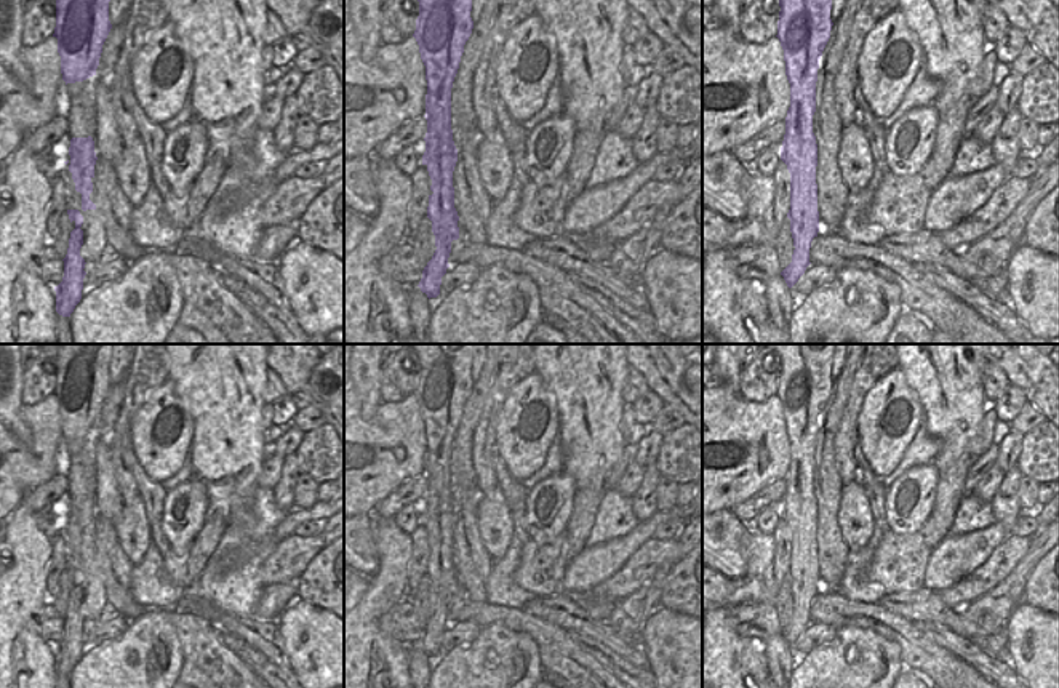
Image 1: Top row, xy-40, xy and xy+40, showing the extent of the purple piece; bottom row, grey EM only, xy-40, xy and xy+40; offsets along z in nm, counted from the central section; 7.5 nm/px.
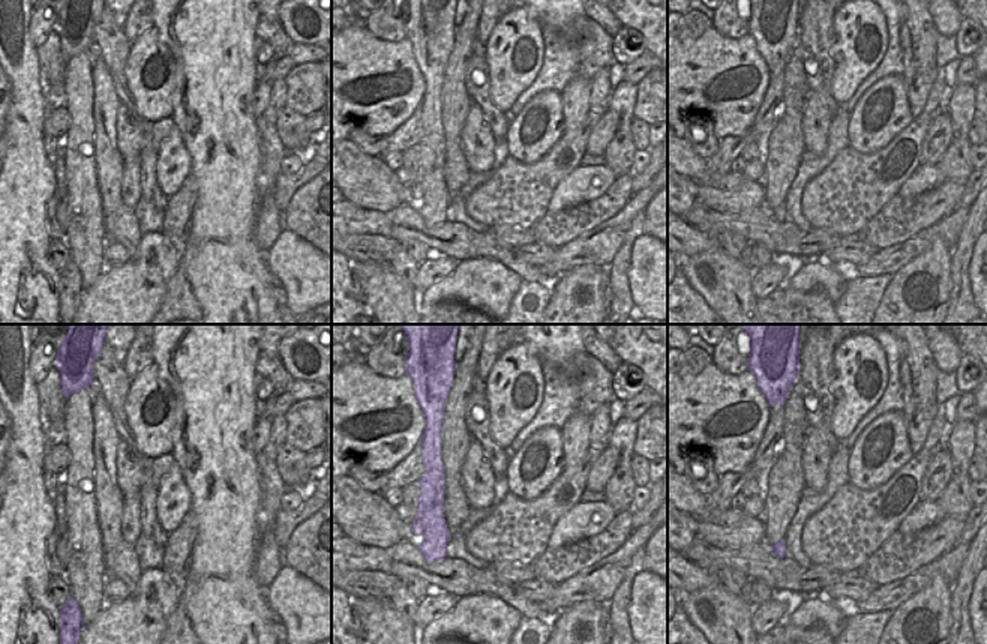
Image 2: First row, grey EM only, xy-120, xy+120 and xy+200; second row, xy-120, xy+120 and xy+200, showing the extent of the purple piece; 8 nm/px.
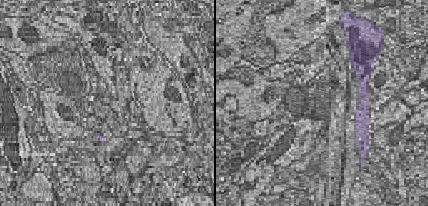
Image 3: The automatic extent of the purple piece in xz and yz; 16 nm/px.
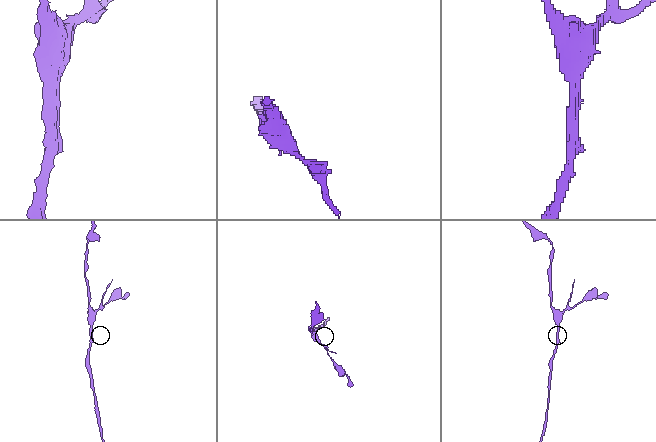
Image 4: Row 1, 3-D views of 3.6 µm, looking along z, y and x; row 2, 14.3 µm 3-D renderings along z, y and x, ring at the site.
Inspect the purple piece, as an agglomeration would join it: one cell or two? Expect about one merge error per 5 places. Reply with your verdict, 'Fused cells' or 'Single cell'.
Single cell

